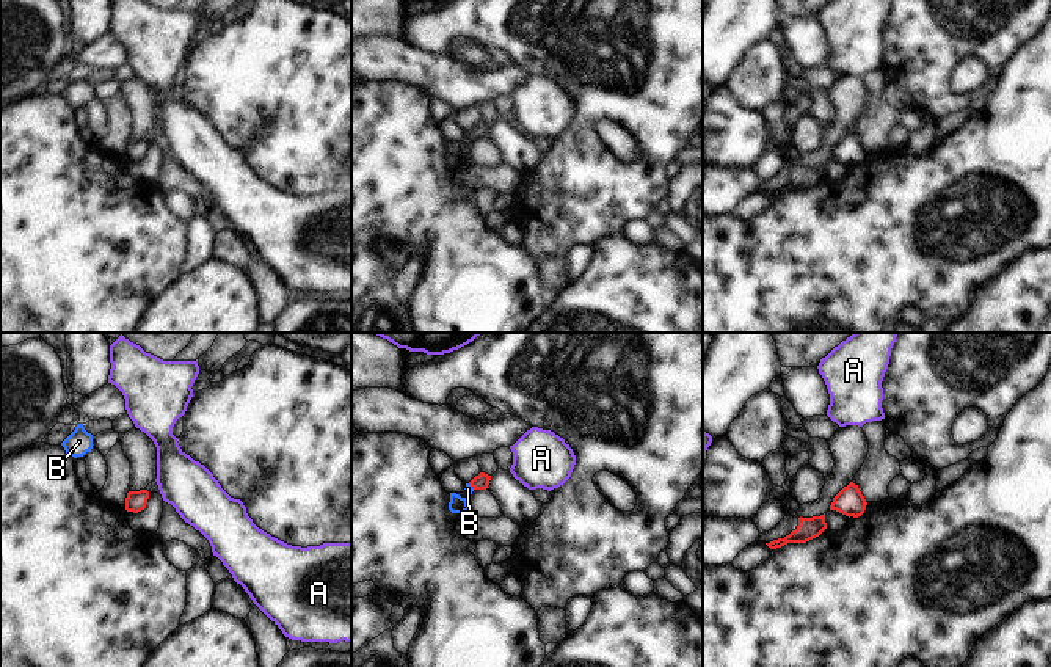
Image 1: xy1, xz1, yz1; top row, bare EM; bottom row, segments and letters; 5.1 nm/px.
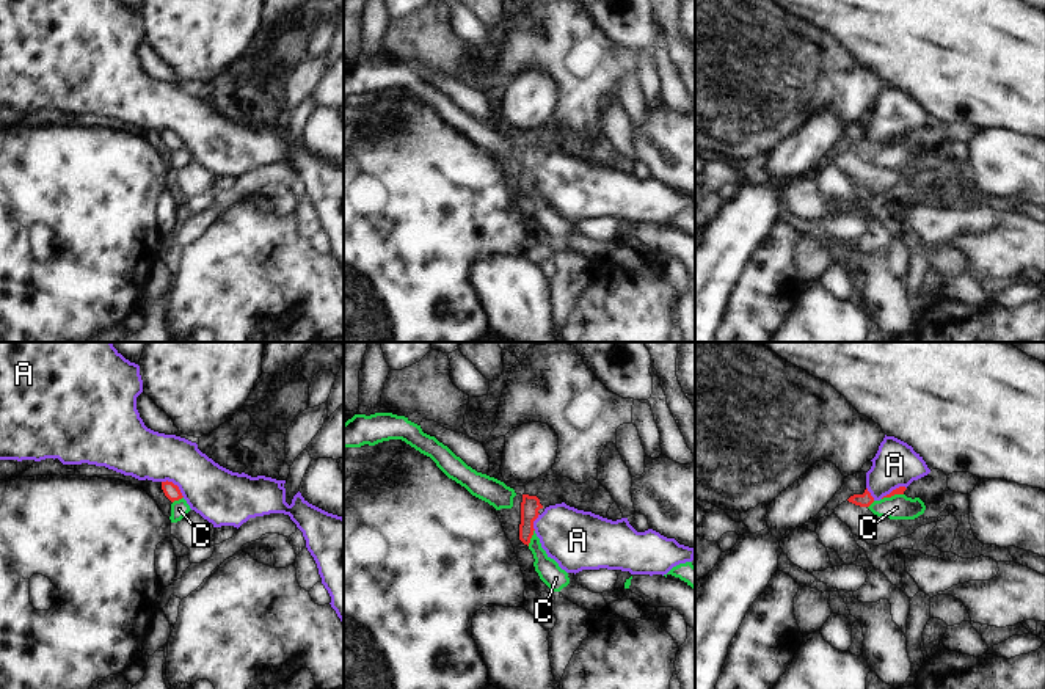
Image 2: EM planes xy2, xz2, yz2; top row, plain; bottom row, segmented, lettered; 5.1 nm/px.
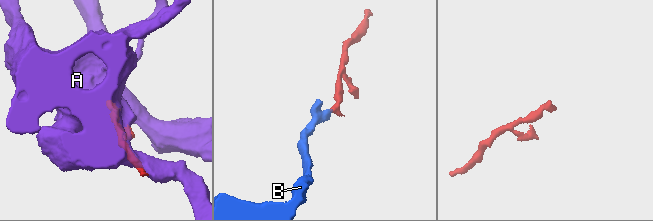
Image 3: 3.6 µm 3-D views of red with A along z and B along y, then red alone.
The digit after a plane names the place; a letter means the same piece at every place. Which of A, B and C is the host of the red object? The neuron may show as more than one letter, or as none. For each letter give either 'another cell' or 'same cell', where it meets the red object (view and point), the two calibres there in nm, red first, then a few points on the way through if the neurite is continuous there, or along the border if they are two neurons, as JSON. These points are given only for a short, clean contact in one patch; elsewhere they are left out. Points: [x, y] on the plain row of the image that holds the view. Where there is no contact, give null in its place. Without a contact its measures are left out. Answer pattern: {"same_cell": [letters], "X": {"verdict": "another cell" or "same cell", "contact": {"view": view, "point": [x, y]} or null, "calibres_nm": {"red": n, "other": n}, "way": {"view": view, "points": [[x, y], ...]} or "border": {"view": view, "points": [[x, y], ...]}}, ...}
{"same_cell": ["B"], "A": {"verdict": "another cell", "contact": {"view": "xy2", "point": [173, 132]}, "calibres_nm": {"red": 80, "other": 280}}, "B": {"verdict": "same cell", "contact": {"view": "xz1", "point": [471, 134]}, "calibres_nm": {"red": 80, "other": 40}, "way": {"view": "xz1", "points": [[482, 129], [471, 134], [468, 137]]}}, "C": {"verdict": "another cell", "contact": {"view": "xz2", "point": [531, 185]}, "calibres_nm": {"red": 100, "other": 120}, "border": {"view": "xz2", "points": [[534, 178], [527, 193]]}}}

